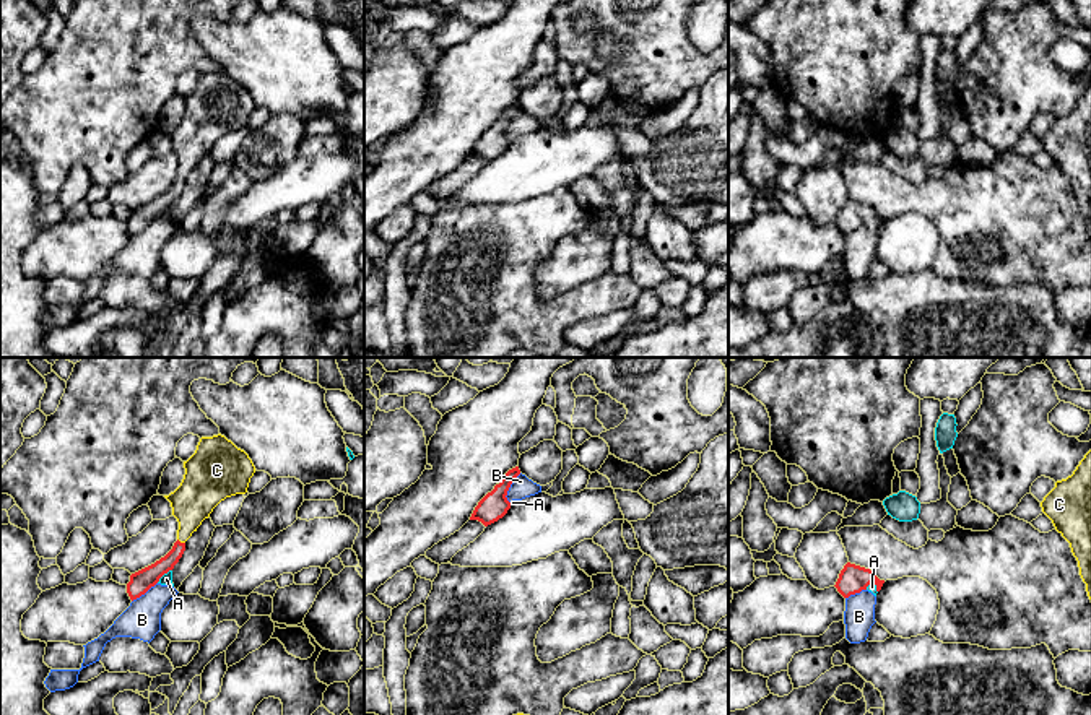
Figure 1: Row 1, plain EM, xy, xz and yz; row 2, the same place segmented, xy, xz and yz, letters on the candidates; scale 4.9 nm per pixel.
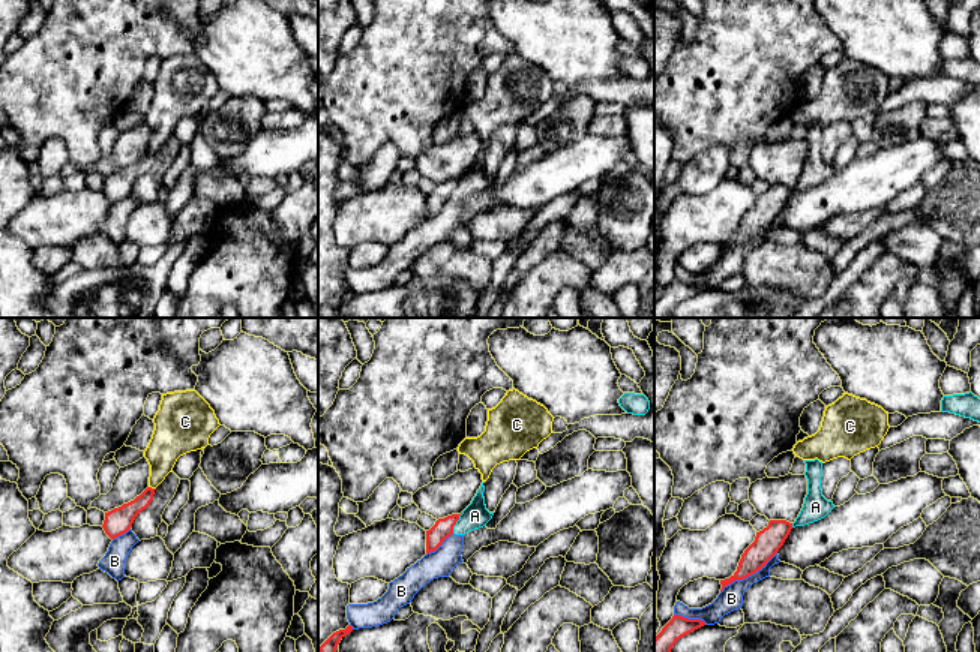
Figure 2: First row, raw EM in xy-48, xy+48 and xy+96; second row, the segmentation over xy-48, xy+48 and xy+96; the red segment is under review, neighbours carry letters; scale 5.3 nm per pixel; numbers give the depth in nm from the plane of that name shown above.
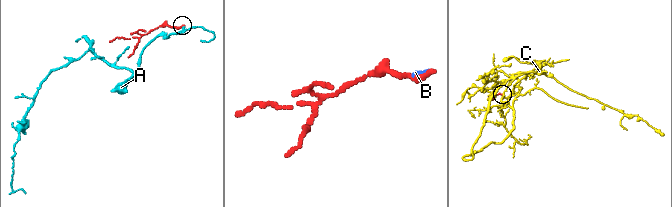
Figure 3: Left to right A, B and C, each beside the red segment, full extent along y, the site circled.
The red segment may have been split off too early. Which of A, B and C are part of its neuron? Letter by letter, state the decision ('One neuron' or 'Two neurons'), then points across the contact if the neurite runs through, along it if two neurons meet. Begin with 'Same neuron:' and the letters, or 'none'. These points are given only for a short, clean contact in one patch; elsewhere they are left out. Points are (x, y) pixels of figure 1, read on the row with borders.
Same neuron: C
A: Two neurons. Boundary: yz (865, 587), (873, 584), (877, 592)
B: Two neurons
C: One neuron. Path across: xy (145, 579), (176, 553), (179, 541), (197, 496)

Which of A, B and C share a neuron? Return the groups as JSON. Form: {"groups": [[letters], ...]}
{"groups": [["A", "B"], ["C"]]}

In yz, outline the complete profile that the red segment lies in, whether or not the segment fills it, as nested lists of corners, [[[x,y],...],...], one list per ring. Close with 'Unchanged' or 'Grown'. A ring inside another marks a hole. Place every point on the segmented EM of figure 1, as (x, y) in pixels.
[[[847,562],[834,587],[844,598],[849,598],[850,595],[867,590],[870,583],[875,583],[876,592],[880,592],[885,580],[880,580],[870,569]]]. Unchanged

